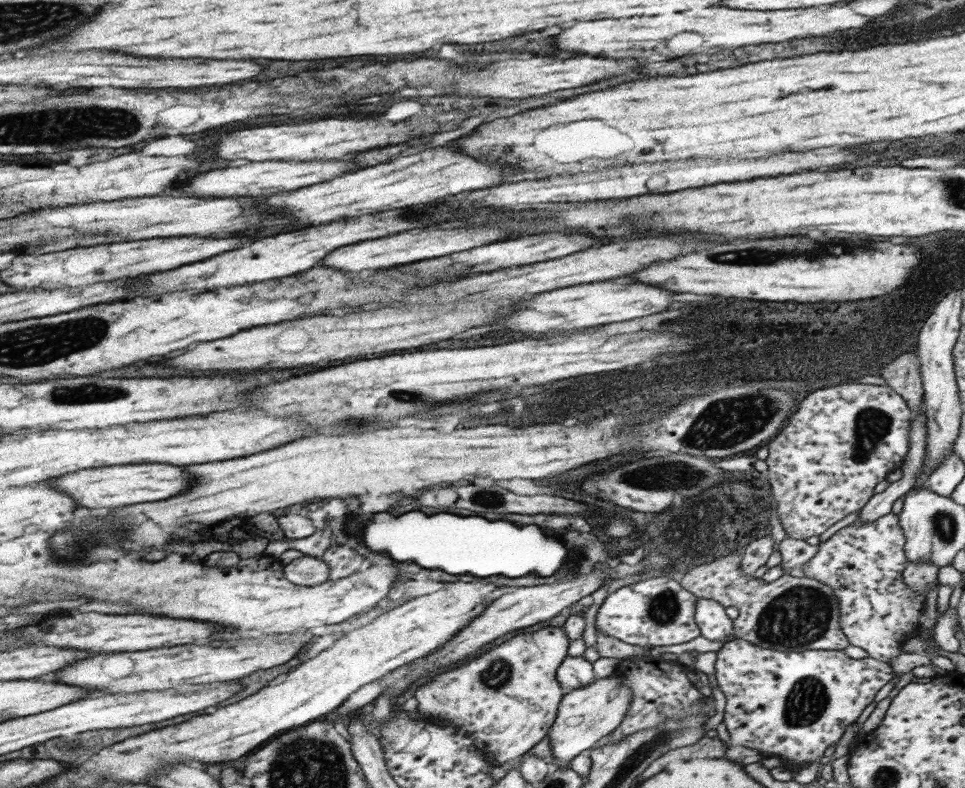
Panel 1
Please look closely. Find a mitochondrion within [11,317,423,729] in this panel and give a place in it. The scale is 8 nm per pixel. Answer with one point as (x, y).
(84, 544)

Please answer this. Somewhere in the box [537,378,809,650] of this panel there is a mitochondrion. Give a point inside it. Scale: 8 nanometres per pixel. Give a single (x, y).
(727, 421)

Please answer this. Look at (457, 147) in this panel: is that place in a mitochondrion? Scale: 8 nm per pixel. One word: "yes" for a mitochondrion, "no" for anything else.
no

